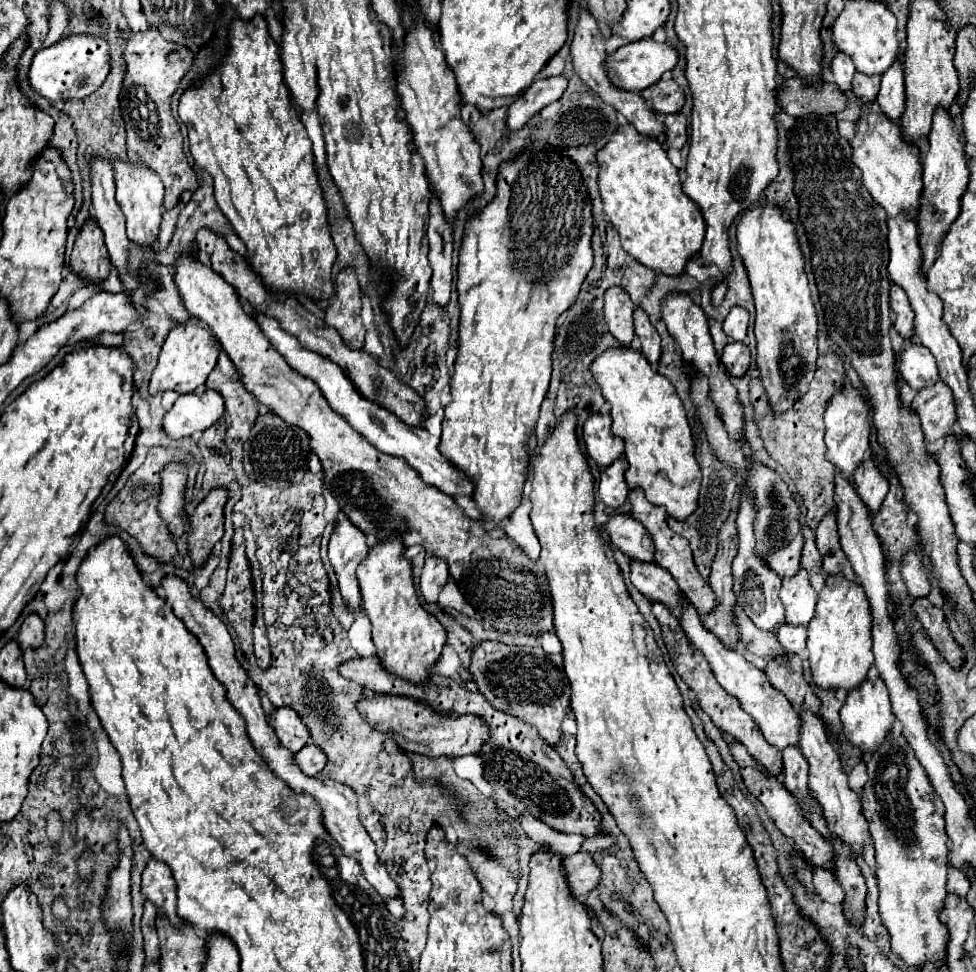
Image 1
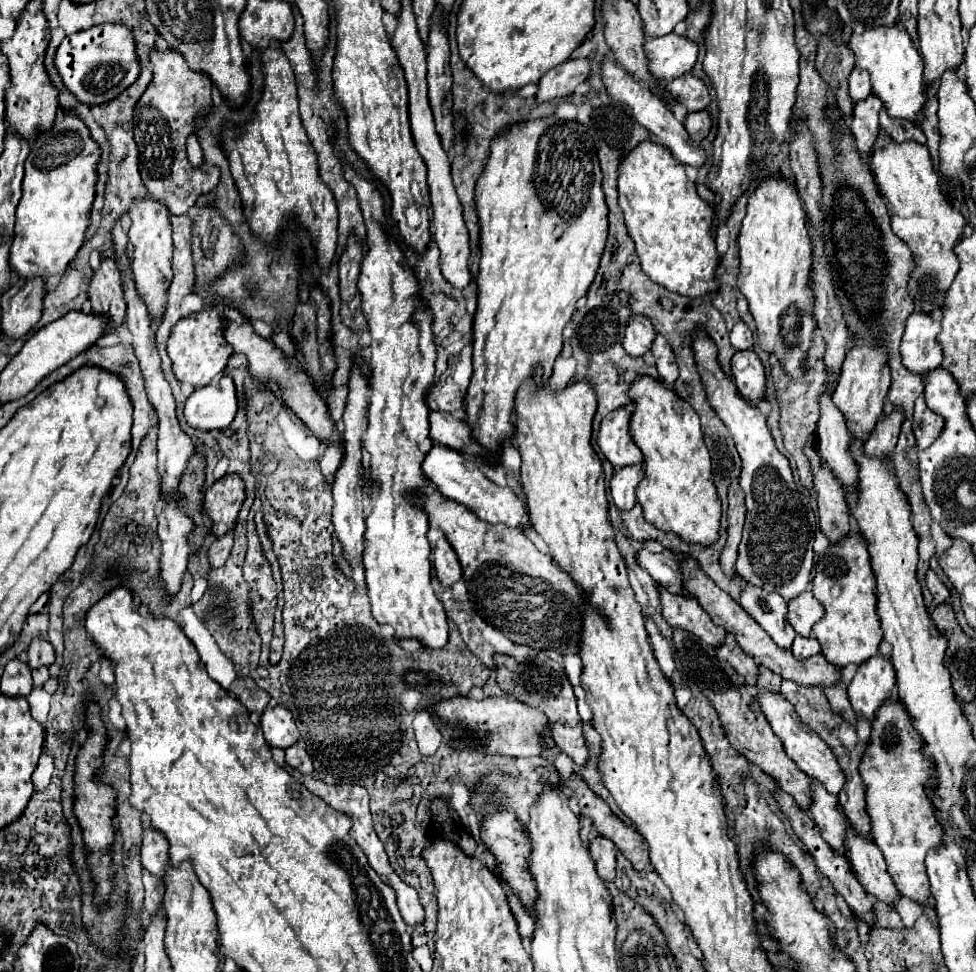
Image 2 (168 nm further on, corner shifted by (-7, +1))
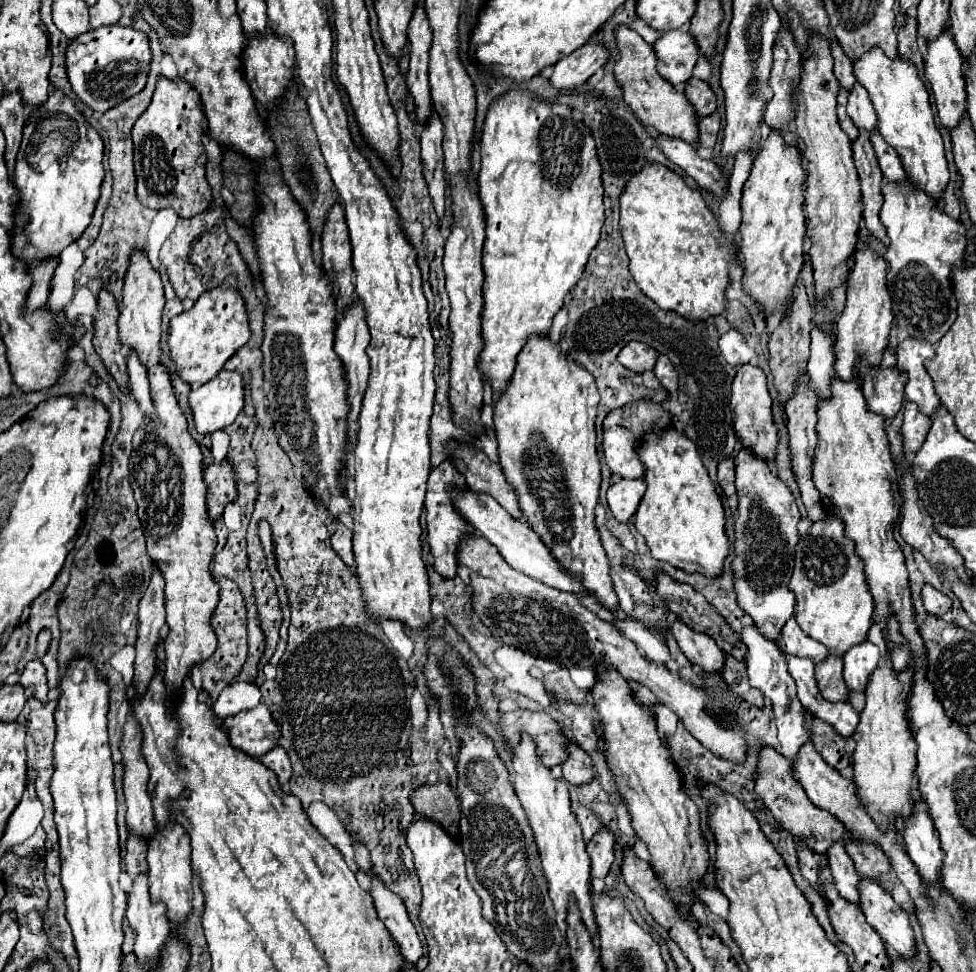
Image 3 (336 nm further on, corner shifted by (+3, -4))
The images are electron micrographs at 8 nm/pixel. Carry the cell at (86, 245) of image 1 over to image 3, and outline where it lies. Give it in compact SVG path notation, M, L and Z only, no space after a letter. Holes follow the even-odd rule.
M101 292L99 300L99 318L95 320L95 336L93 346L99 358L103 360L105 368L113 376L113 380L119 384L121 392L129 394L129 374L127 374L127 362L121 344L117 342L117 320L119 320L119 308L115 298L109 292Z

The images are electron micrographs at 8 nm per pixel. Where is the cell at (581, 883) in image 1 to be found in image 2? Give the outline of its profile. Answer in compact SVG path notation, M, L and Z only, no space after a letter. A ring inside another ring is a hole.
M597 835L597 837L591 839L591 843L589 843L589 853L591 853L593 861L595 861L597 875L599 875L605 883L613 881L613 879L615 879L615 845L613 845L609 839Z

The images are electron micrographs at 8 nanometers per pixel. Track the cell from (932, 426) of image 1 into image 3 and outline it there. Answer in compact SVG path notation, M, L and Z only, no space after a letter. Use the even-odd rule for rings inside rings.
M905 402L905 408L903 408L903 426L901 426L901 436L903 436L903 450L907 454L915 454L925 438L927 438L927 432L931 428L931 422L929 418L925 418L917 406L913 406L913 402Z

